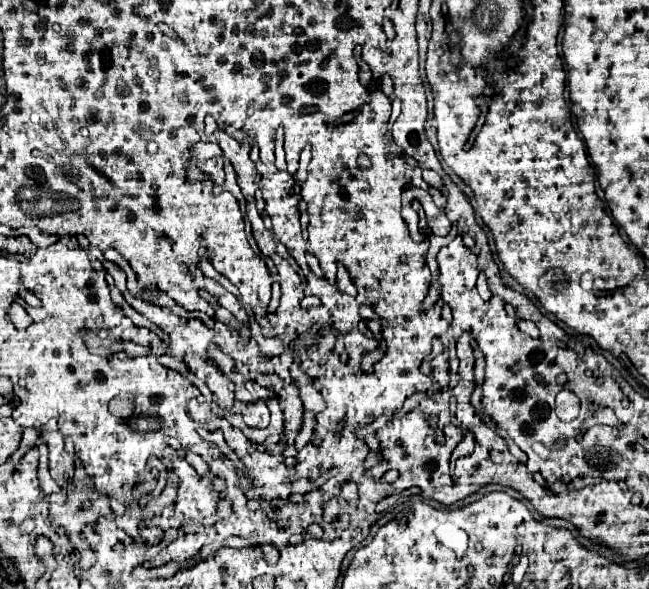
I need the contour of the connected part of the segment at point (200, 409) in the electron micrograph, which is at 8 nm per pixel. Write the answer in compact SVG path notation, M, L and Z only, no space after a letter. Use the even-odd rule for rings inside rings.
M191 399L188 404L188 413L194 420L205 423L210 419L210 401L199 404L196 399Z

